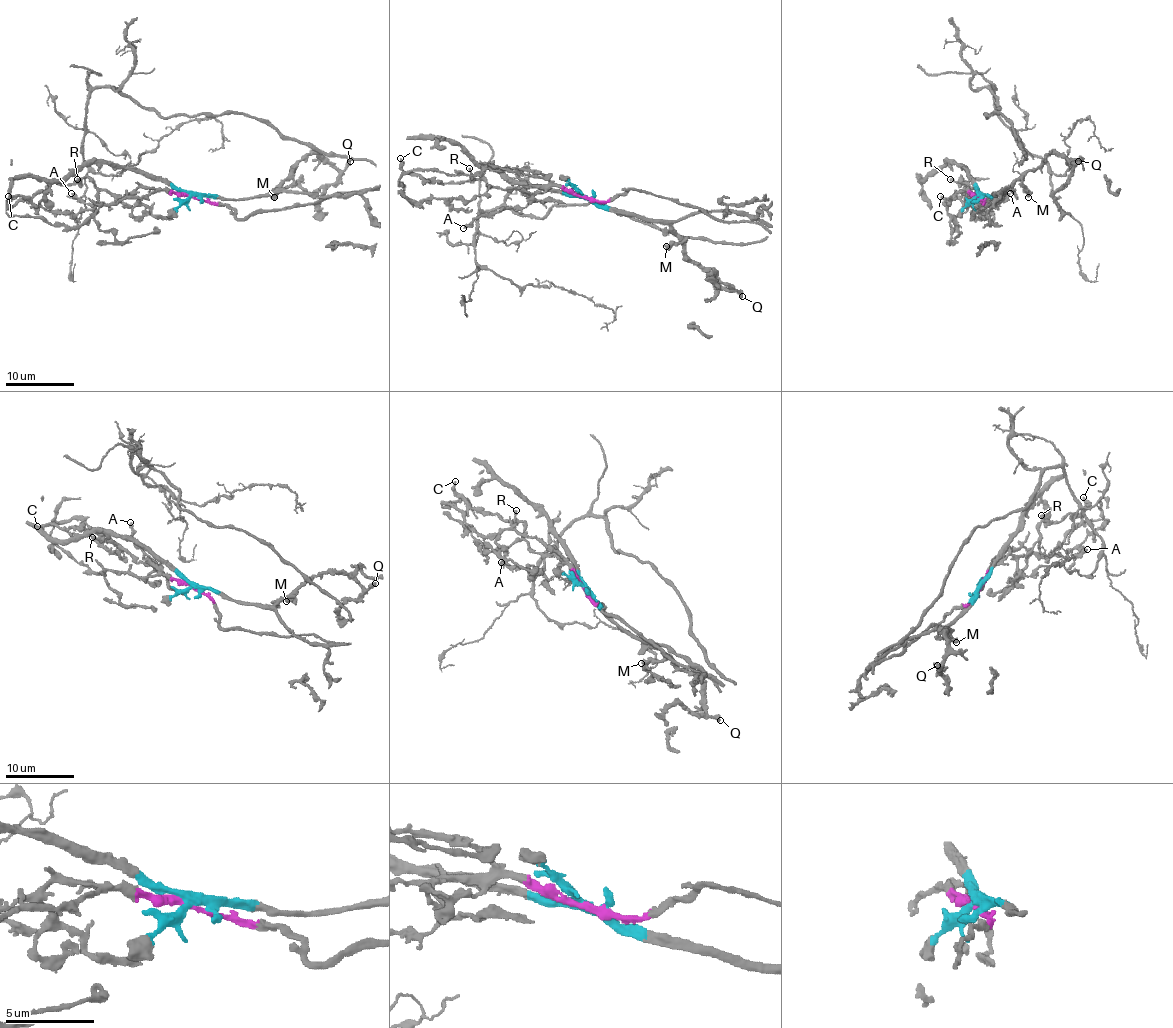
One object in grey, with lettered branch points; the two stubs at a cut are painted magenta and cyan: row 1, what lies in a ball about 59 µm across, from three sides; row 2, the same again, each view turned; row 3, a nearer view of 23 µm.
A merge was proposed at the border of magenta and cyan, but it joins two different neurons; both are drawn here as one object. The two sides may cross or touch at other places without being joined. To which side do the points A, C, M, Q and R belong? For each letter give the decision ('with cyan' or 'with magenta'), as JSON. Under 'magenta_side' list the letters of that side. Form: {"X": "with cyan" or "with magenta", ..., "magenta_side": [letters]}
{"A": "with magenta", "C": "with magenta", "M": "with cyan", "Q": "with cyan", "R": "with magenta", "magenta_side": ["A", "C", "R"]}

